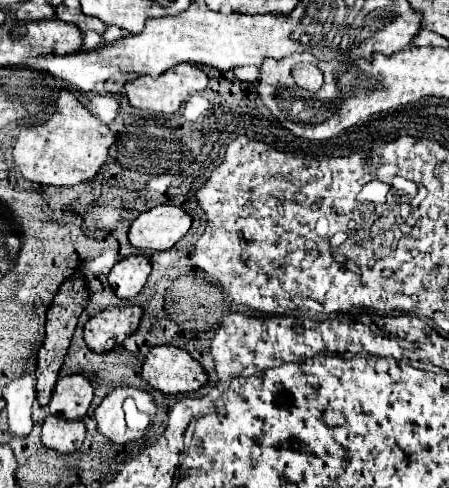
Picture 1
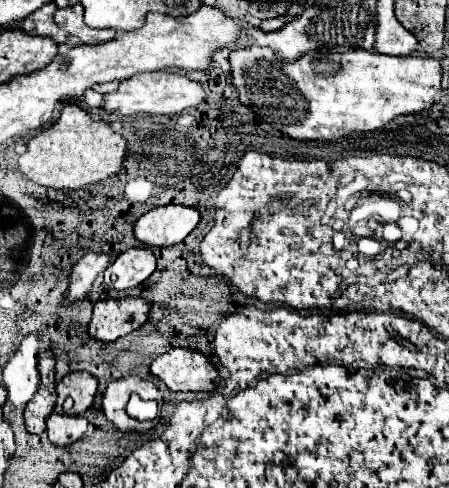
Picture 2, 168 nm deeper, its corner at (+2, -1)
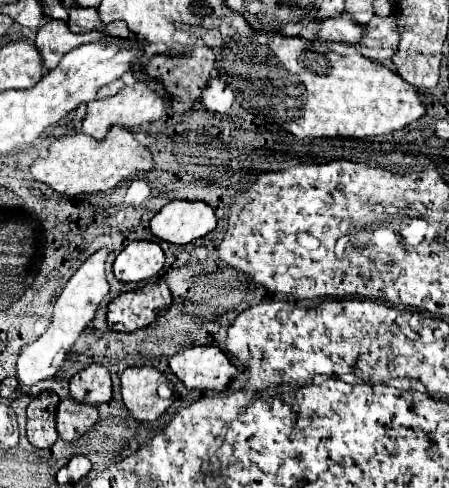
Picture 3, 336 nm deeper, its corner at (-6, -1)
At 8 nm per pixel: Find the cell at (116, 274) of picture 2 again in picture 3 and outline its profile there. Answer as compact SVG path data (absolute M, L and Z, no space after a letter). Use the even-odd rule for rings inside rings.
M132 241L114 261L114 275L124 283L150 279L164 267L164 253L158 243Z

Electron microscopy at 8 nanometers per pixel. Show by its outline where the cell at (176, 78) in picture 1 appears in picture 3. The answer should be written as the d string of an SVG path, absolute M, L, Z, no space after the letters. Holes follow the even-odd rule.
M138 81L134 87L124 87L114 97L92 101L92 105L88 105L86 117L80 125L80 133L86 133L86 135L94 137L96 141L102 141L106 137L106 133L110 131L110 127L114 127L114 125L138 127L144 123L152 123L152 121L164 117L166 109L168 109L168 99L164 95L158 95L152 89L148 89L146 83Z

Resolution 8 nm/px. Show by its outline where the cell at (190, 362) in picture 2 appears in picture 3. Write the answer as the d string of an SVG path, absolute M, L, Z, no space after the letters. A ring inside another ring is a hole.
M216 345L190 347L170 359L172 373L182 379L188 389L226 391L238 369L226 353Z

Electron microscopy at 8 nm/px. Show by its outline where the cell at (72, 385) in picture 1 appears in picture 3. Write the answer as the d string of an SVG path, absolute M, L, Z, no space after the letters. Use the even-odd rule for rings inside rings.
M90 365L70 379L70 395L80 403L100 405L112 399L110 371L102 365Z

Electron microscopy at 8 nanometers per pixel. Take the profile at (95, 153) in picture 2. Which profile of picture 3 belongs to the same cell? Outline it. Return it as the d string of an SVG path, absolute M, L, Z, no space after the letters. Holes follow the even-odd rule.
M112 127L104 141L96 141L84 133L54 139L50 145L50 155L46 159L34 161L30 167L36 181L42 181L68 197L108 191L114 189L120 181L130 179L136 173L150 173L152 169L156 169L152 153L136 141L132 131L122 127Z

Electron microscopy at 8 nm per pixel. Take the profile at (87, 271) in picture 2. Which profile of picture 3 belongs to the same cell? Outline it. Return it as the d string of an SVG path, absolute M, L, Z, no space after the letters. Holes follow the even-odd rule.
M100 249L100 251L92 253L82 263L82 267L70 277L70 281L66 283L64 291L56 299L54 313L52 313L52 323L50 323L48 331L40 339L36 339L32 345L22 347L20 357L18 357L18 381L22 385L34 385L34 383L38 383L42 379L54 377L62 369L64 359L66 359L68 351L72 349L74 341L86 329L86 325L94 319L100 301L110 291L110 285L106 281L106 273L104 273L106 257L108 257L108 251L106 249Z

